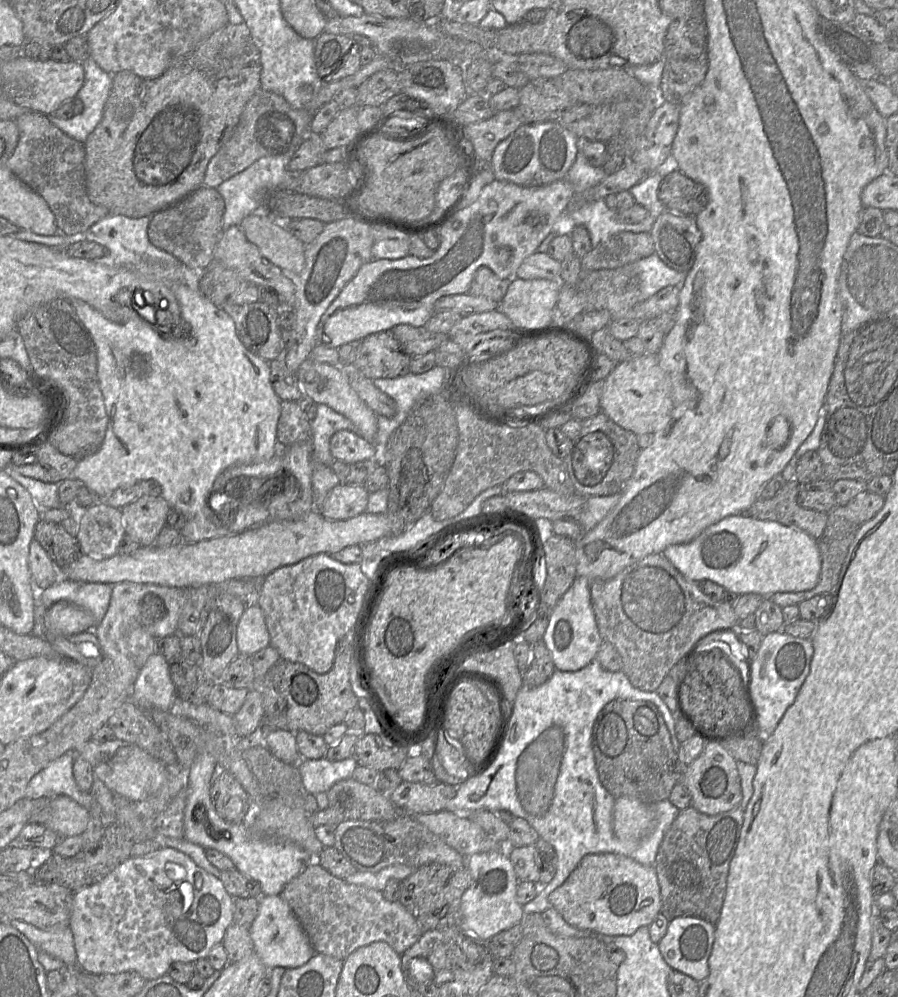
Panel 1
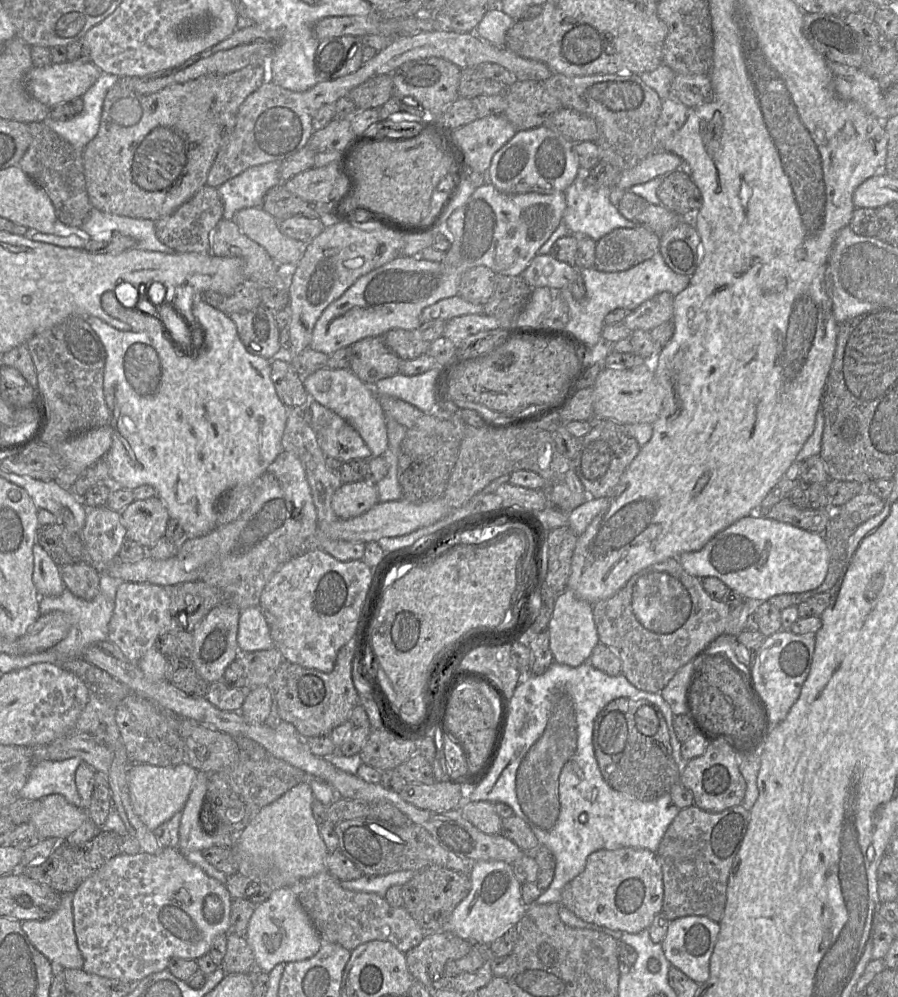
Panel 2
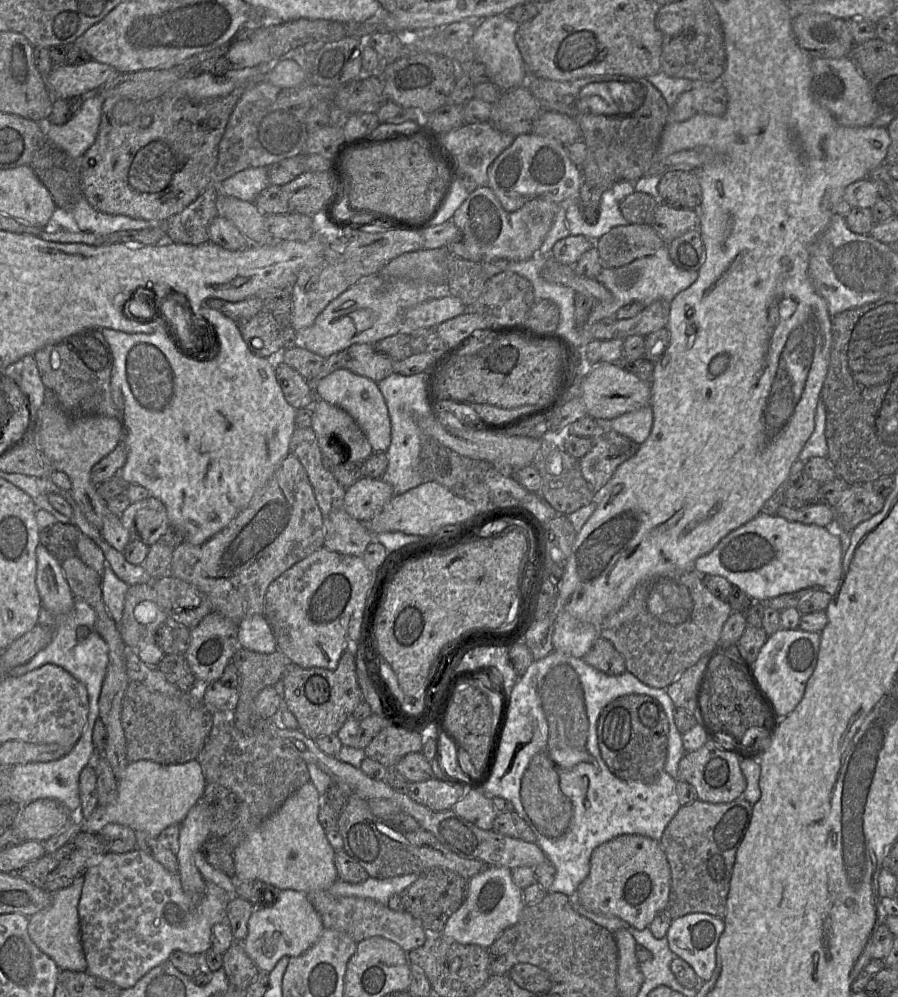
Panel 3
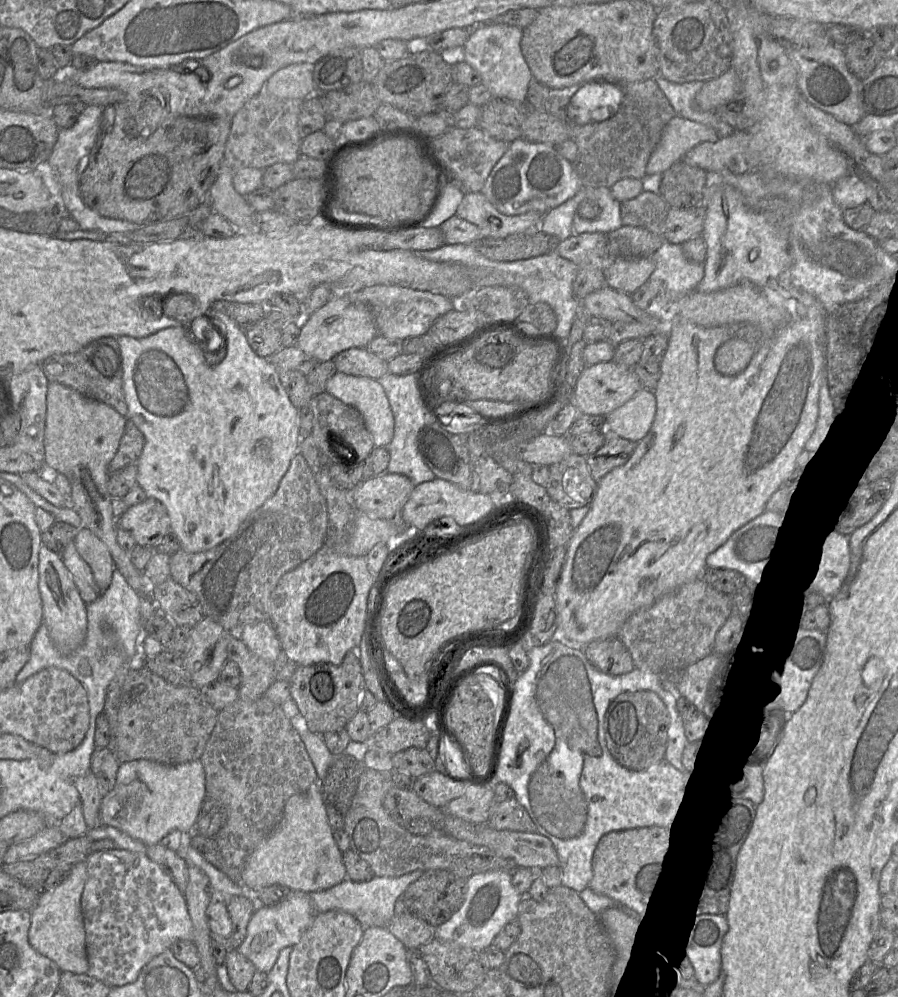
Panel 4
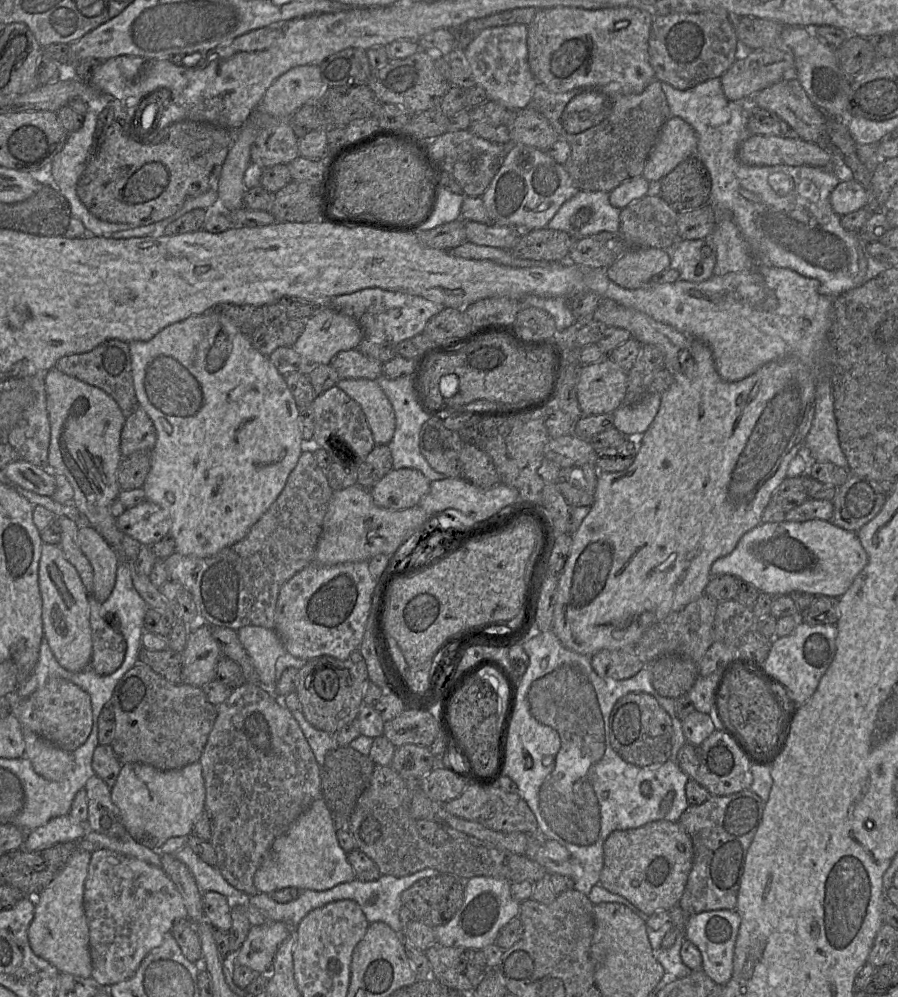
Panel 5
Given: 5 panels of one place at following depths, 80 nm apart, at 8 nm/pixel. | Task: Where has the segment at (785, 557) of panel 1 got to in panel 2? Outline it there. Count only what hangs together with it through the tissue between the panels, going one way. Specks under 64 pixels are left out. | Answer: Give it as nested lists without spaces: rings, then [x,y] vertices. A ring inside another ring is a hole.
[[[755,513],[717,533],[702,549],[681,554],[678,560],[689,575],[699,579],[718,578],[748,601],[760,603],[777,595],[802,593],[819,587],[827,575],[829,551],[821,534]]]

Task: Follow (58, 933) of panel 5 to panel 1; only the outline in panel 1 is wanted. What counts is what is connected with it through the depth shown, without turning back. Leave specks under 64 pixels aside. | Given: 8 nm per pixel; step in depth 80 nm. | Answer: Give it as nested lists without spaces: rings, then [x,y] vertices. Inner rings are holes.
[[[4,920],[26,936],[39,951],[61,960],[65,966],[78,965],[73,933],[69,924],[57,924],[41,929],[21,920]]]

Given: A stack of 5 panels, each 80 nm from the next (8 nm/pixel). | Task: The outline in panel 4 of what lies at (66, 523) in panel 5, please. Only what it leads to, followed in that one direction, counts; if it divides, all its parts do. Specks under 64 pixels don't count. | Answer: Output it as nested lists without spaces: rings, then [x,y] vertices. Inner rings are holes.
[[[74,540],[66,546],[61,557],[72,576],[82,600],[86,604],[97,600],[101,592],[95,582],[92,569],[78,553]]]

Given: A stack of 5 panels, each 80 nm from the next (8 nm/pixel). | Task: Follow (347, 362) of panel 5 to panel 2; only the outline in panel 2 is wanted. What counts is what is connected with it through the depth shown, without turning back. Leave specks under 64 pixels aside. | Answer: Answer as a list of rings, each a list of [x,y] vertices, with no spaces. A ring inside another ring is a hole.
[[[366,337],[351,347],[349,369],[370,387],[400,370],[401,359],[386,345],[383,337]]]

